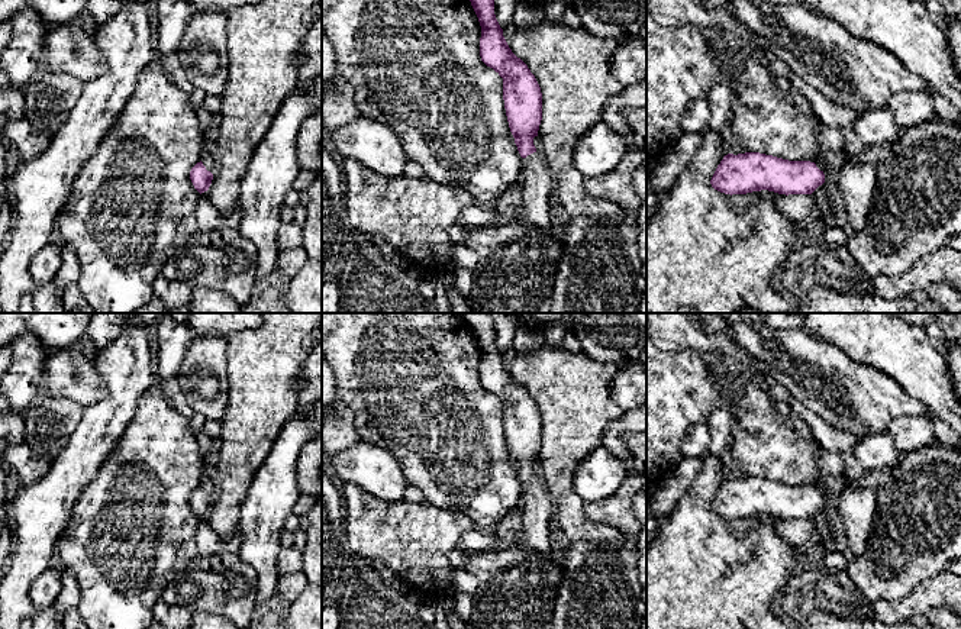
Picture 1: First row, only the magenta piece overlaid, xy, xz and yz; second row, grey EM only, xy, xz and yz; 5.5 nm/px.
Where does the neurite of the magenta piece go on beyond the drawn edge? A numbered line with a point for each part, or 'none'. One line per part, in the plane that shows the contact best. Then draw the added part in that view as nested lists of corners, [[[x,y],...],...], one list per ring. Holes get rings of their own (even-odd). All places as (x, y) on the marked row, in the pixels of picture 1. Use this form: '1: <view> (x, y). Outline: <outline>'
1: xy (209, 161). Outline: [[[215,154],[213,155],[203,155],[201,162],[203,162],[203,165],[206,167],[207,171],[210,171],[212,174],[216,172],[216,170],[217,170],[217,158],[216,158]]]

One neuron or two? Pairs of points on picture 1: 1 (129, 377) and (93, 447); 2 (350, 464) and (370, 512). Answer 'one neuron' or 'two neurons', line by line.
1: one neuron
2: two neurons

